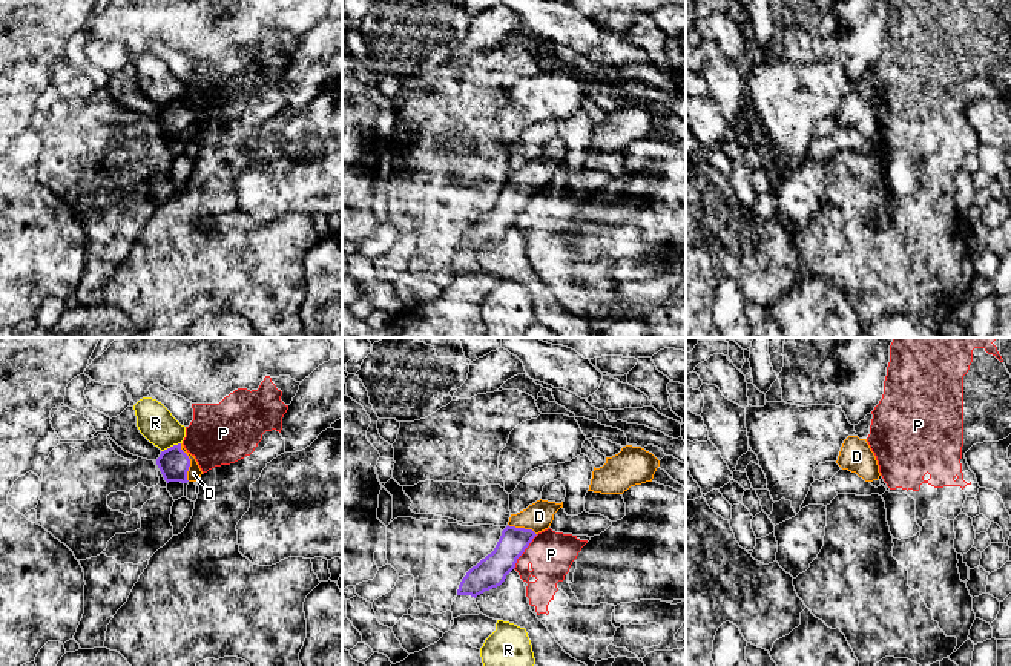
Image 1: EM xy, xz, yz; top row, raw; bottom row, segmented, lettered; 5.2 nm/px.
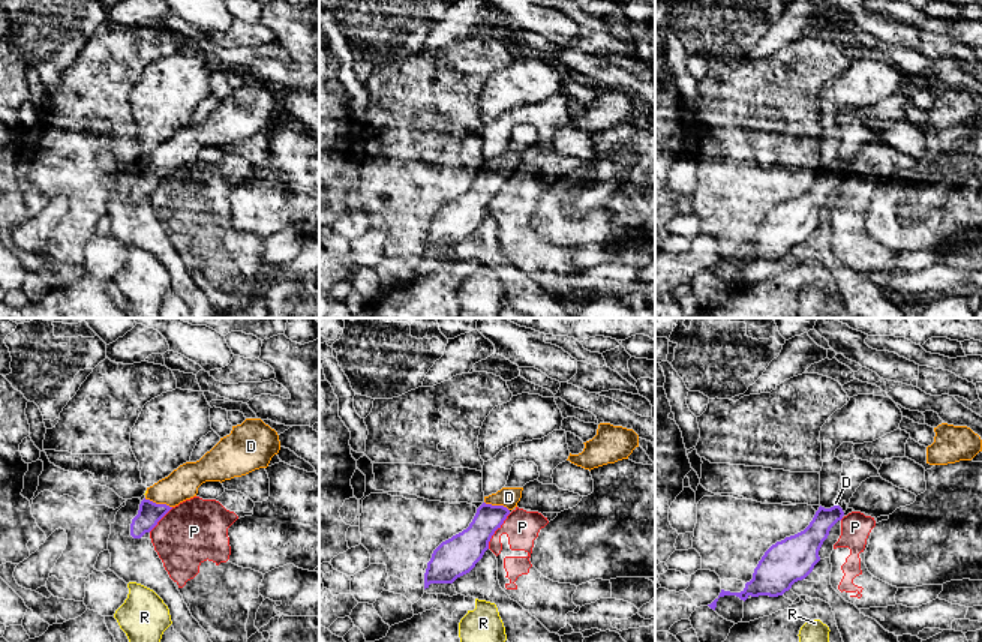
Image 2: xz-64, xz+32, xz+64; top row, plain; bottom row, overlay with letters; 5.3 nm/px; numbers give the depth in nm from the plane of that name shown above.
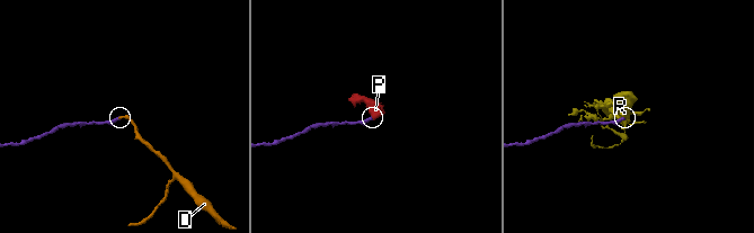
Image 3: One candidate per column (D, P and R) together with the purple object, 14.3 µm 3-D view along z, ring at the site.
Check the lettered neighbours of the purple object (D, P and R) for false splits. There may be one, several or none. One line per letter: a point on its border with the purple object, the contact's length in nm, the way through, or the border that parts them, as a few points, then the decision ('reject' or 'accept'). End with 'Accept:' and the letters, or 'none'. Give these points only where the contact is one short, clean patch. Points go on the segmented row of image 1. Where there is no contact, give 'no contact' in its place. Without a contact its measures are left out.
D: meets purple in xy at (189, 462); contact 200 nm long; runs through xy (174, 464), (189, 462), (194, 473); accept
P: meets purple in xz at (523, 551); contact 220 nm long; border along xz (537, 534), (513, 568); reject
R: meets purple in xy at (171, 447); contact 120 nm long; border along xy (180, 442), (161, 451); reject
Accept: D

